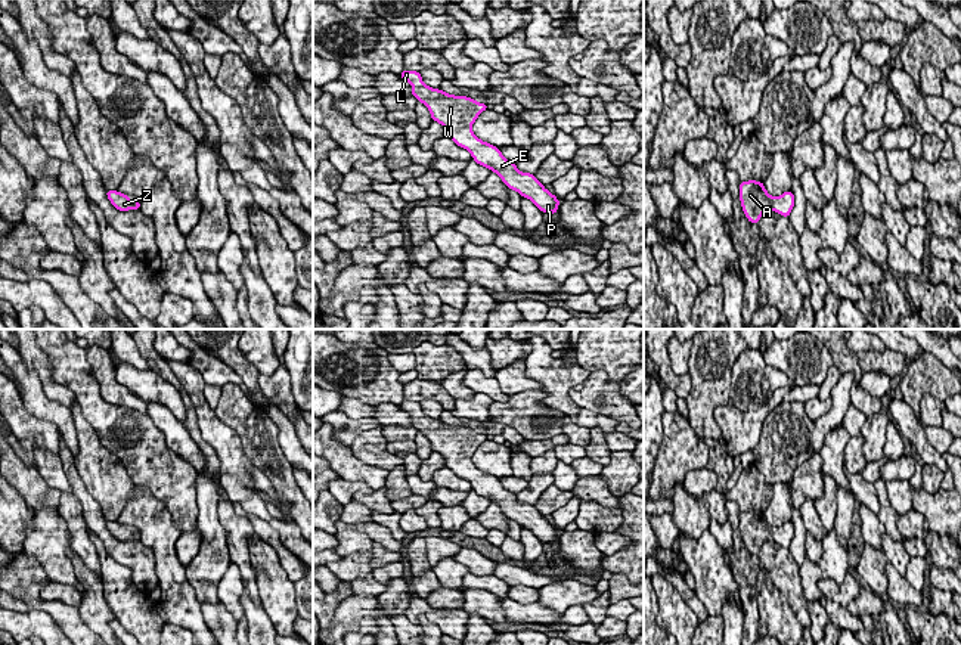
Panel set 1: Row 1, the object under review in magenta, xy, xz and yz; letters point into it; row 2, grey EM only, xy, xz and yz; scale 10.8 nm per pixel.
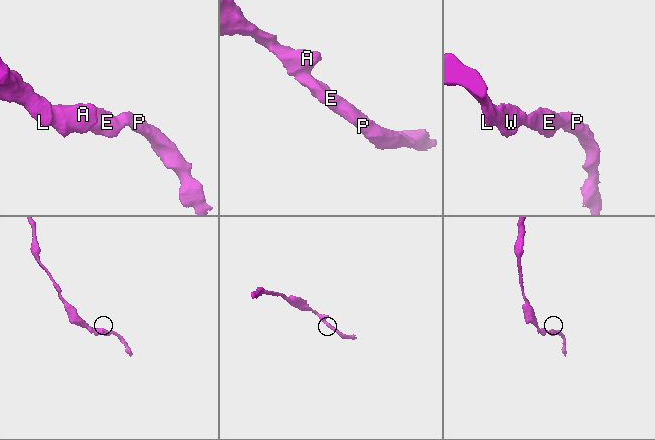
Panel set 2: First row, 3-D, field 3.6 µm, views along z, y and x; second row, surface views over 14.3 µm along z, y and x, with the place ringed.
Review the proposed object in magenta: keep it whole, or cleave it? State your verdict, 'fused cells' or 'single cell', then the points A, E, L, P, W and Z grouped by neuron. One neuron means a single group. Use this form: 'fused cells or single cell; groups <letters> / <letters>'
single cell; groups A E L P W Z

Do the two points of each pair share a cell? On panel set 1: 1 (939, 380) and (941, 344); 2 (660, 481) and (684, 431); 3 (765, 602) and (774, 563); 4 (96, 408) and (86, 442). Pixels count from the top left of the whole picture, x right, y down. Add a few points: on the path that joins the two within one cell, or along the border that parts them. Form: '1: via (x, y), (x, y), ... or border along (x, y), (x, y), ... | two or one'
1: border along (923, 350), (933, 354), (945, 366) | two
2: via (672, 470), (684, 458), (684, 443) | one
3: border along (760, 568), (790, 608) | two
4: border along (76, 399), (98, 440), (112, 452) | two

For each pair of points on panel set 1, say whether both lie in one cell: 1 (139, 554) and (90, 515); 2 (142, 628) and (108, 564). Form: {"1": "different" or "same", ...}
{"1": "same", "2": "same"}

